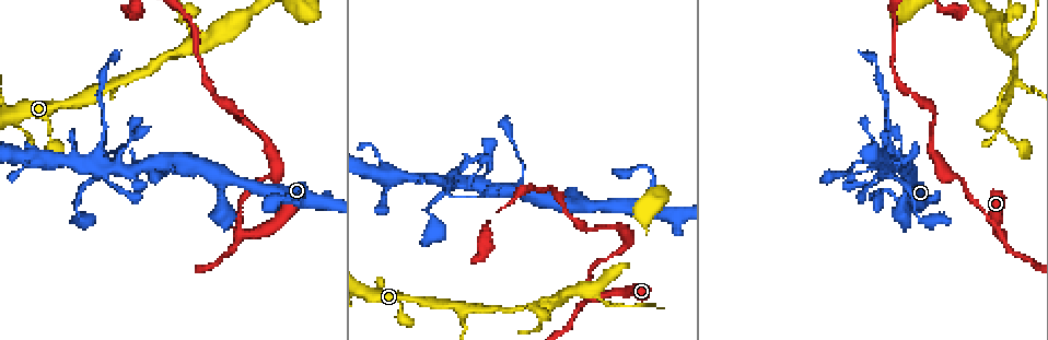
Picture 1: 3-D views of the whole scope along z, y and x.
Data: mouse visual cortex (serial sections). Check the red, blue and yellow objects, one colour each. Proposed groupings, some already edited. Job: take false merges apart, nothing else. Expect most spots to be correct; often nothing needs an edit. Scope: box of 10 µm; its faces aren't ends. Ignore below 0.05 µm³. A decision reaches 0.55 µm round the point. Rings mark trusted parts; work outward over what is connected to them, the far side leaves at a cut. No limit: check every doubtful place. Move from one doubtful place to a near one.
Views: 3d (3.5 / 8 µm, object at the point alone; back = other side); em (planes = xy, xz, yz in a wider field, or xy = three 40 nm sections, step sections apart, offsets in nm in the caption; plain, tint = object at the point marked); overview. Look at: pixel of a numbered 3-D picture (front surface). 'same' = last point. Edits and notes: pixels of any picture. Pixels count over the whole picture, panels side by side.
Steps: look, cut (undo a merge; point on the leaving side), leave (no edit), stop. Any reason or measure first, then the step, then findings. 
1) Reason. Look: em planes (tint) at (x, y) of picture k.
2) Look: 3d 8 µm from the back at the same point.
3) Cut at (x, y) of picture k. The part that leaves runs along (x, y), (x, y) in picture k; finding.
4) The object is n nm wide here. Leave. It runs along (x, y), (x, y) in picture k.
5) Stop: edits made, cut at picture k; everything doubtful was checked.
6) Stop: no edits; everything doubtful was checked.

Arms part here. Look: 3d 3.5 µm at (246, 232) of picture 1.

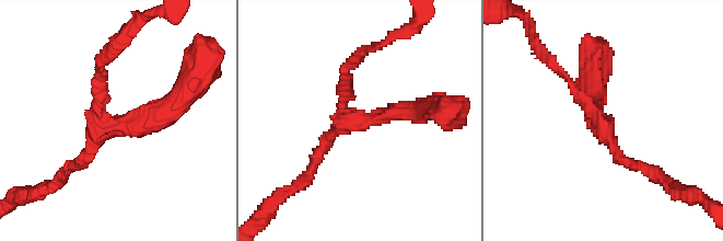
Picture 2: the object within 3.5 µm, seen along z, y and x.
3 arms meet here; the arms are 150, 150, 300 nm wide. Look: em xy step 1 (tint) at (604, 123) of picture 2.

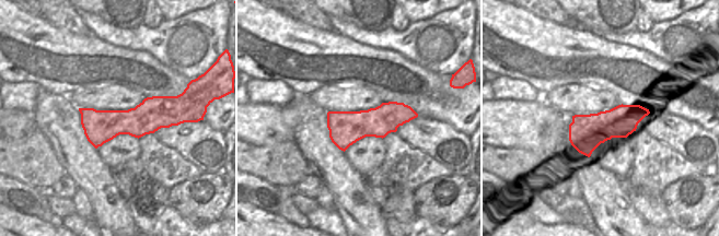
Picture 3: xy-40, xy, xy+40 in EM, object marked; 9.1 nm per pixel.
Cut it another way. Look: em xy step 2 (tint) at the same point.

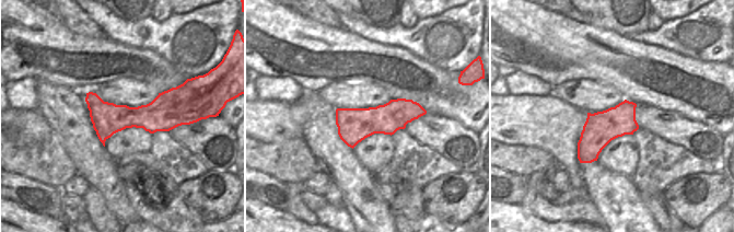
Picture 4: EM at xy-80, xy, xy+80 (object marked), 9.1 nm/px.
The object is 320 nm wide here. Leave. It runs along (421, 111), (354, 122), (343, 75) in picture 2; continuous, no second cell.

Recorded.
Looks like a crossing. Look: 3d 8 µm at (890, 170) of picture 1.

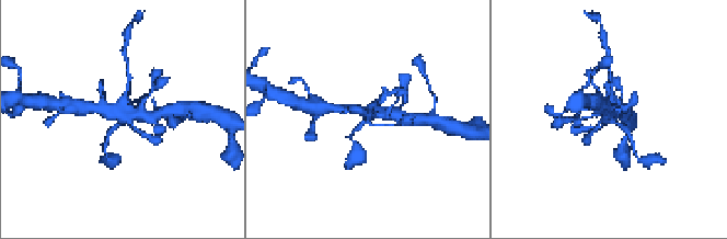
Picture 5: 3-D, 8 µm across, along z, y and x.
Zoom in. Look: 3d 3.5 µm at the same point.

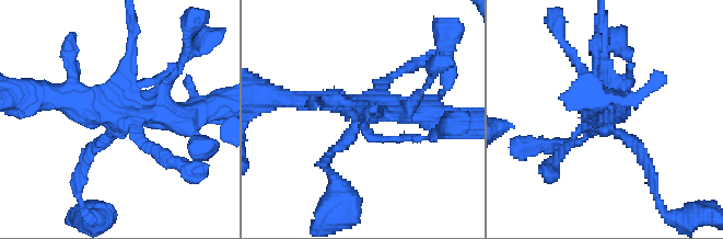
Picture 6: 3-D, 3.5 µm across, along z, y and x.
Look: em planes (tint) at (134, 114) of picture 6.

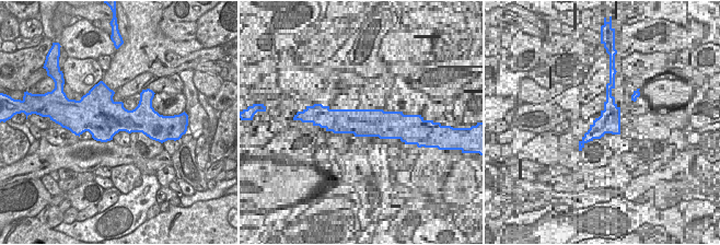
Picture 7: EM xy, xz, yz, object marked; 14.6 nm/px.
Leave. It runs along (452, 117), (311, 101) in picture 6; one cell here.

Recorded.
Look: 3d 3.5 µm at (1011, 85) of picture 1.

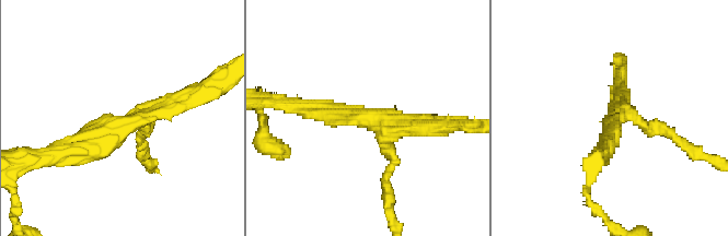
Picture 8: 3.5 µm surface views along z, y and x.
Shape alone is not enough. Look: em xy step 2 (tint) at (135, 119) of picture 8.

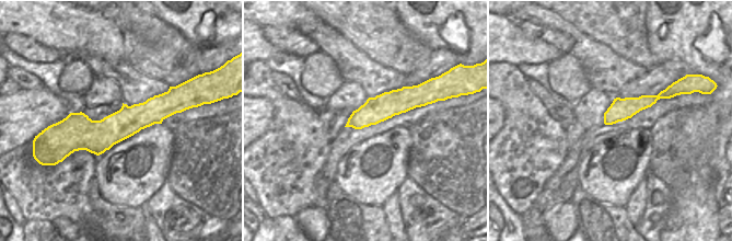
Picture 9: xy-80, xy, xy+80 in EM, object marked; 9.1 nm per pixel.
The arms are 100, 200, 300 nm wide. Leave. It runs along (71, 151), (199, 93) in picture 8; one cell here.

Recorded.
Looks like a crossing. Look: 3d 3.5 µm at (1010, 42) of picture 1.

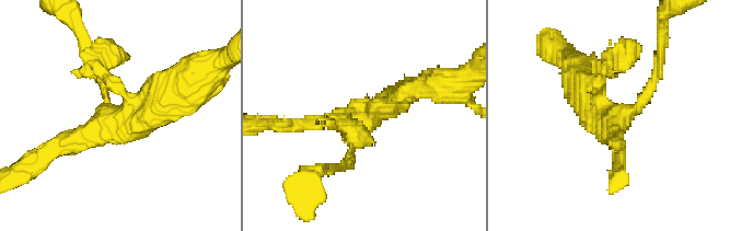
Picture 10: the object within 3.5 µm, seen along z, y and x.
4 arms meet here; the arms are 150, 150, 200, 400 nm wide. Look: em xy step 5 (tint) at (126, 120) of picture 10.

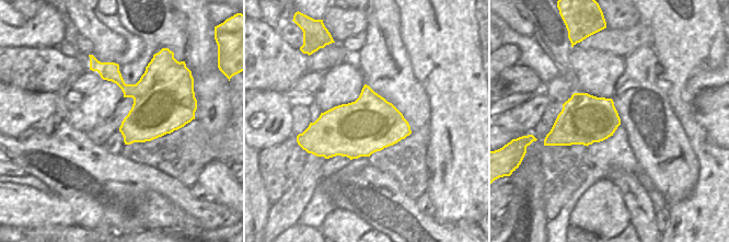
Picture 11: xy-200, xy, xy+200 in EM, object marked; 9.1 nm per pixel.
Cut it another way. Look: em xy step 3 (tint) at the same point.

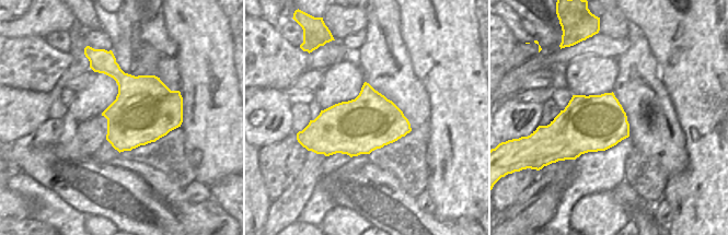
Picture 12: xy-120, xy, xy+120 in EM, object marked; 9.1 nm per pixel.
Leave. It runs along (59, 145), (143, 120), (180, 87) in picture 10; continuous, no second cell.

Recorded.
Stop: no edits; everything doubtful was checked.

